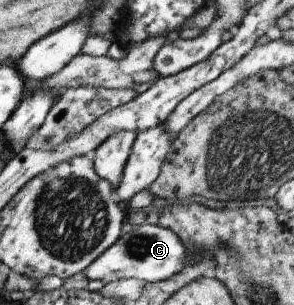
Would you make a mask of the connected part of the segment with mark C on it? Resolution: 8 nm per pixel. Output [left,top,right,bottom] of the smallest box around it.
[83,223,189,284]

